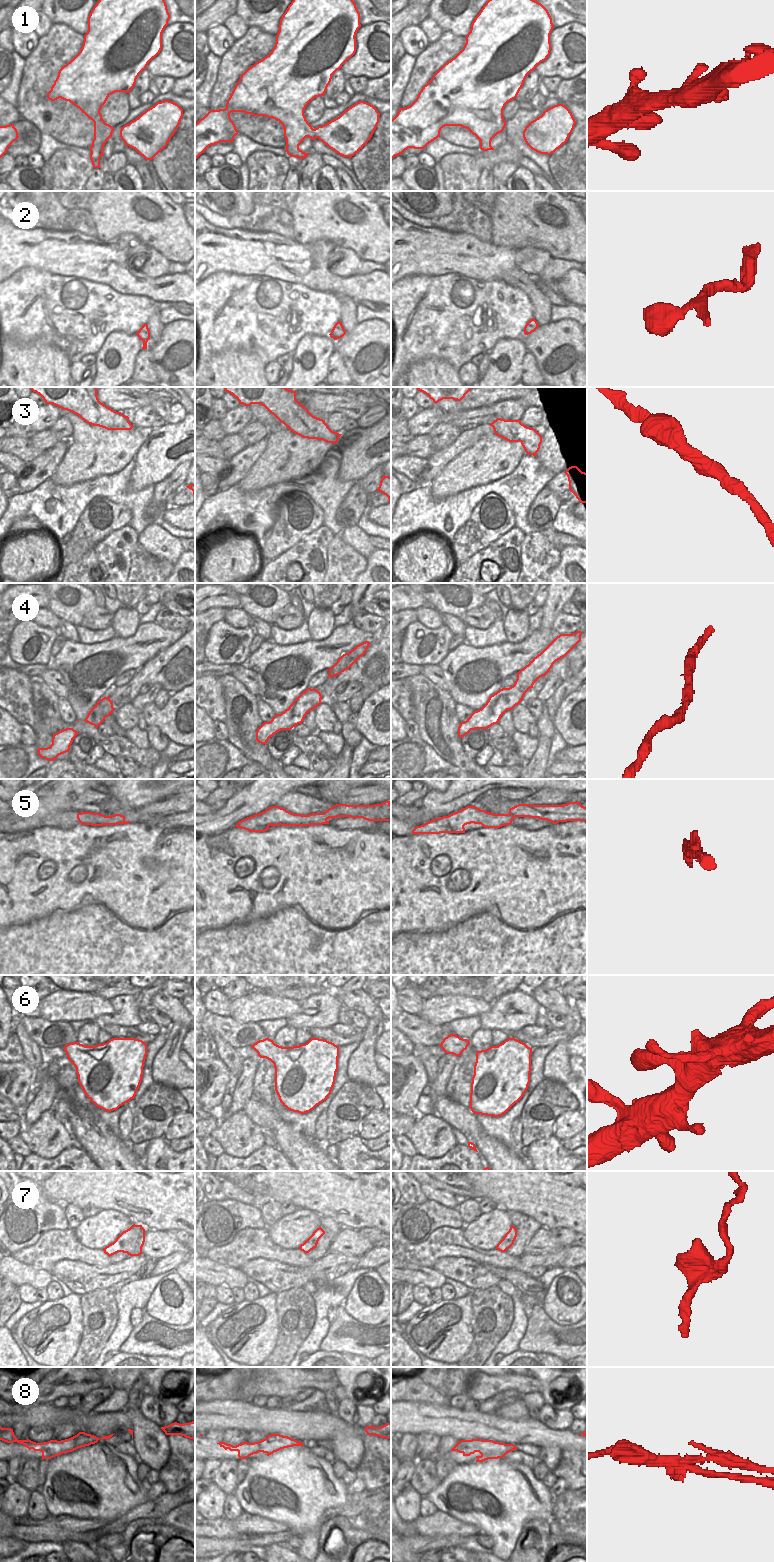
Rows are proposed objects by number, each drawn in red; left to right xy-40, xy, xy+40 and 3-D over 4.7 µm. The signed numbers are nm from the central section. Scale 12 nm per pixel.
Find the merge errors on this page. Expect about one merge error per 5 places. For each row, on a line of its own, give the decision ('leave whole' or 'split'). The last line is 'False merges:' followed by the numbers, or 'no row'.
1: leave whole
2: leave whole
3: leave whole
4: leave whole
5: leave whole
6: leave whole
7: leave whole
8: split
False merges: 8

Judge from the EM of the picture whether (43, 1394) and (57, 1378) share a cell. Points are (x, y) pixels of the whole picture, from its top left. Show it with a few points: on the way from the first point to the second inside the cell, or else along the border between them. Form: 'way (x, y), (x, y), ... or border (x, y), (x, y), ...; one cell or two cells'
border (42, 1383), (55, 1385), (64, 1383), (66, 1385); two cells

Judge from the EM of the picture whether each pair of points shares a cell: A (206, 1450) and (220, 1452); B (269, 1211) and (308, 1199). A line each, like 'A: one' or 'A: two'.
A: one
B: two

